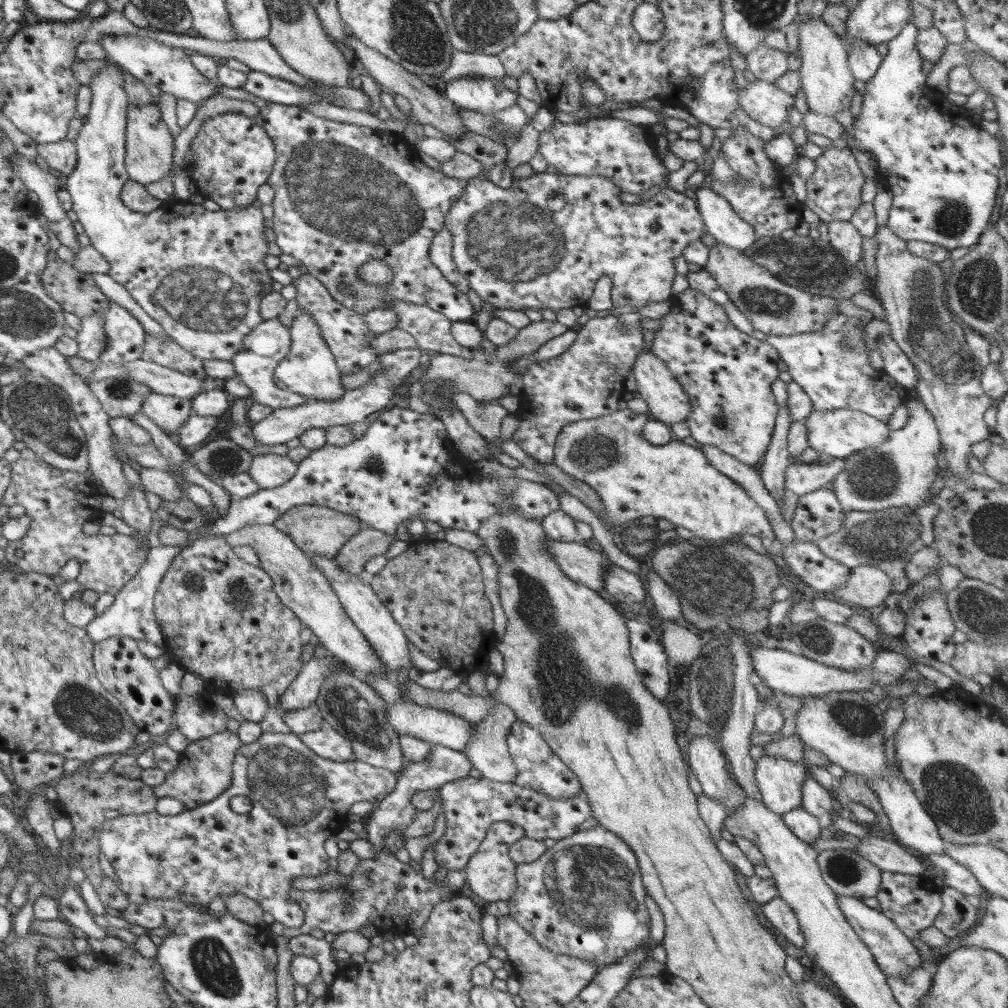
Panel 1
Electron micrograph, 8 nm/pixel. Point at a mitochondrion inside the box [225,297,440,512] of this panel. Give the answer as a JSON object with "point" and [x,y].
{"point":[375,465]}

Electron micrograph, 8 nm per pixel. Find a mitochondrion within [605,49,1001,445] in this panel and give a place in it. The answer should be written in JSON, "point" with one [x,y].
{"point":[931,335]}

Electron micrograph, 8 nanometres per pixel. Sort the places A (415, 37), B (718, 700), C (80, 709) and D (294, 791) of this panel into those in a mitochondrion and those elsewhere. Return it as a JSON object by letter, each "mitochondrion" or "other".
{"A":"mitochondrion","B":"mitochondrion","C":"mitochondrion","D":"mitochondrion"}

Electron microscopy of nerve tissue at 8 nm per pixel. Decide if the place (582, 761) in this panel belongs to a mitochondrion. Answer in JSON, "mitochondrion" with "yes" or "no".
{"mitochondrion":"no"}

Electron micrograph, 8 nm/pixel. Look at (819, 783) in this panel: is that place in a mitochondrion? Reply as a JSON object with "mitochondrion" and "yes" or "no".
{"mitochondrion":"no"}

